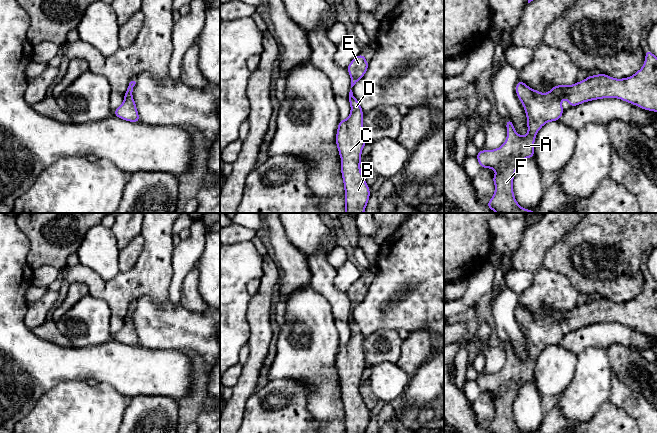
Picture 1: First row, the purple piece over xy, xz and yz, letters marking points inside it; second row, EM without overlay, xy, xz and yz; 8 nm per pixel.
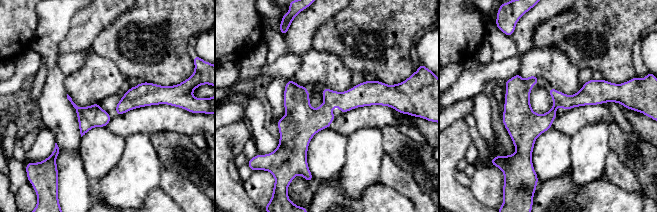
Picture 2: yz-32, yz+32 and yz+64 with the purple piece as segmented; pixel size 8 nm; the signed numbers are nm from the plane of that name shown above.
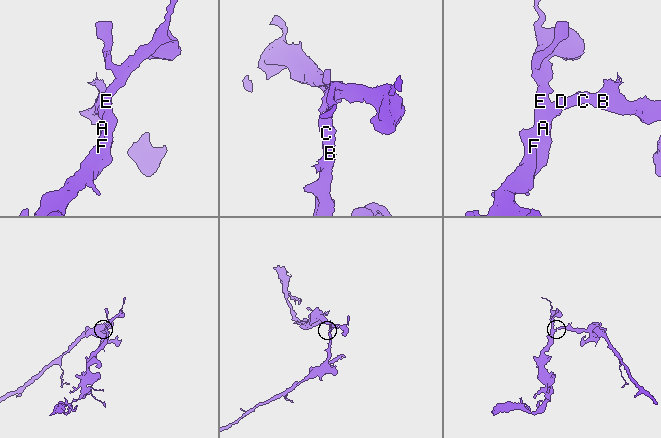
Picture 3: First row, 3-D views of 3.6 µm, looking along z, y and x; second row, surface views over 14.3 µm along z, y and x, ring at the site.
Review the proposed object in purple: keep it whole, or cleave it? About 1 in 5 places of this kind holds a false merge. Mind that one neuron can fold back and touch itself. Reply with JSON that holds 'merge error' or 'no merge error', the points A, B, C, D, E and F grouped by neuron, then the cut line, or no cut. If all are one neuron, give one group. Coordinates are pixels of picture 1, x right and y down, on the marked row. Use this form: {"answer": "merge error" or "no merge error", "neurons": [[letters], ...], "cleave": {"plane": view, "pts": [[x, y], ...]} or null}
{"answer": "no merge error", "neurons": [["A", "B", "C", "D", "E", "F"]], "cleave": null}

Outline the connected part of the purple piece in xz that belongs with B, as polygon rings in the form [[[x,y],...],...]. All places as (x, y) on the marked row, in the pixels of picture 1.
[[[351,89],[349,102],[350,114],[347,119],[339,120],[336,133],[336,145],[342,162],[345,213],[364,213],[371,194],[360,169],[361,154],[367,140],[363,128],[363,110]]]

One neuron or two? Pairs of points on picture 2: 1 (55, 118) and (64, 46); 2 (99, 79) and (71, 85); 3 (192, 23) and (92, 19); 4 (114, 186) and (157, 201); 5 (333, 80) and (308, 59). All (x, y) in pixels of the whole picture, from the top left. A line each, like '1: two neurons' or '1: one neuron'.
1: two neurons
2: one neuron
3: two neurons
4: two neurons
5: one neuron

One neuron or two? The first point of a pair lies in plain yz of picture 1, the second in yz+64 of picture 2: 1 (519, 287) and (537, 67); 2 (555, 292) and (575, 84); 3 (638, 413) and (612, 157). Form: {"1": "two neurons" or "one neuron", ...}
{"1": "two neurons", "2": "one neuron", "3": "one neuron"}

